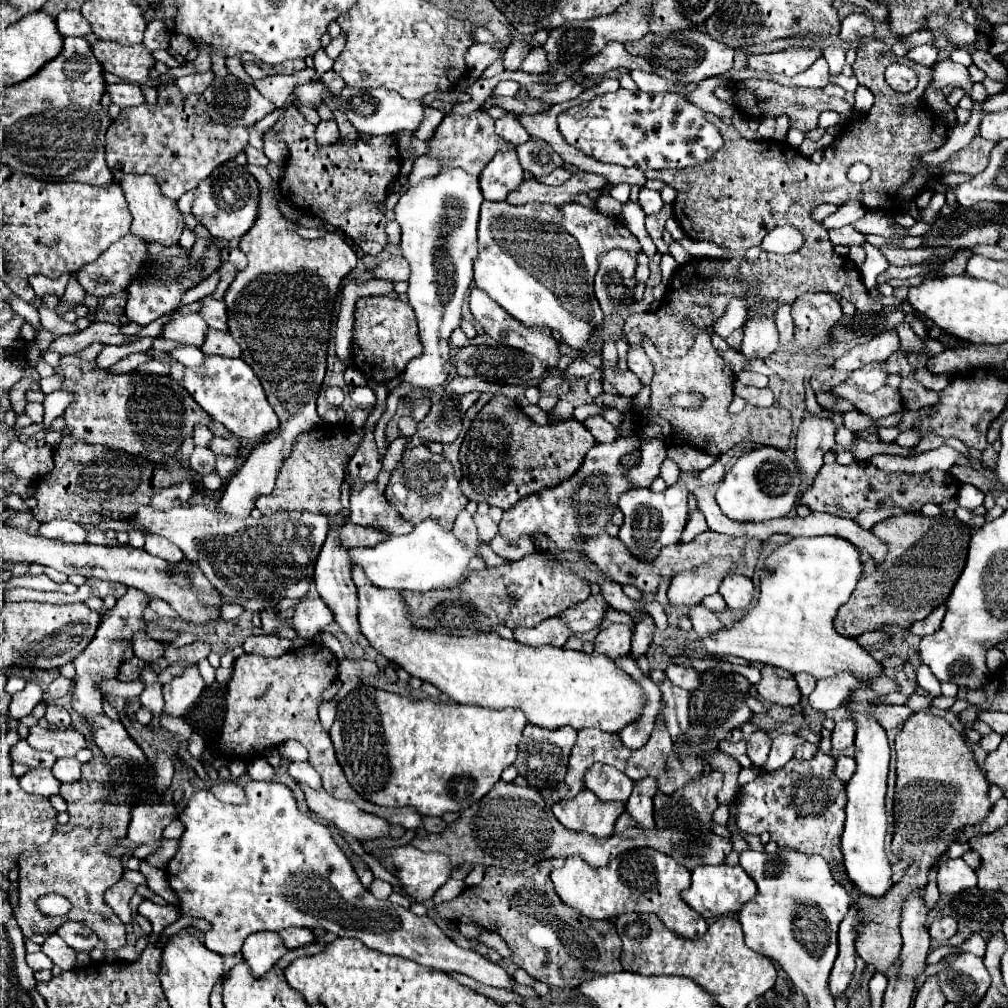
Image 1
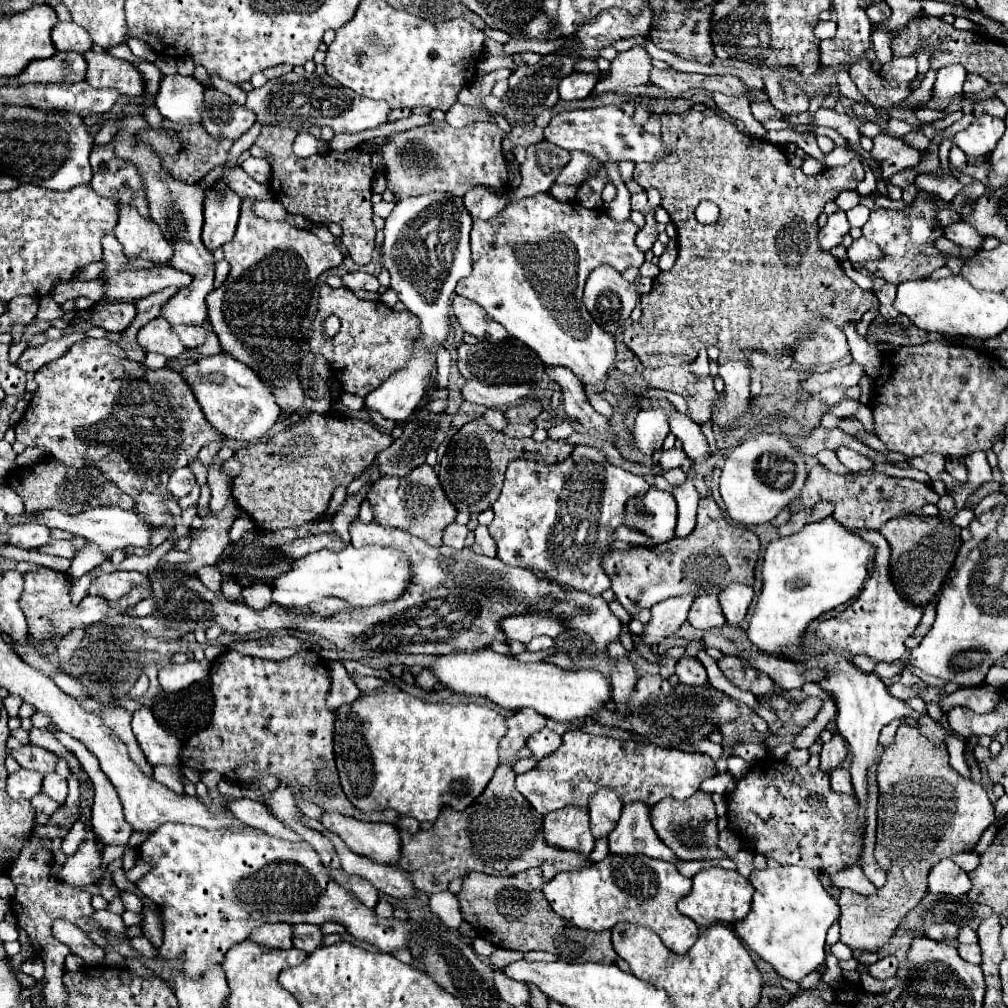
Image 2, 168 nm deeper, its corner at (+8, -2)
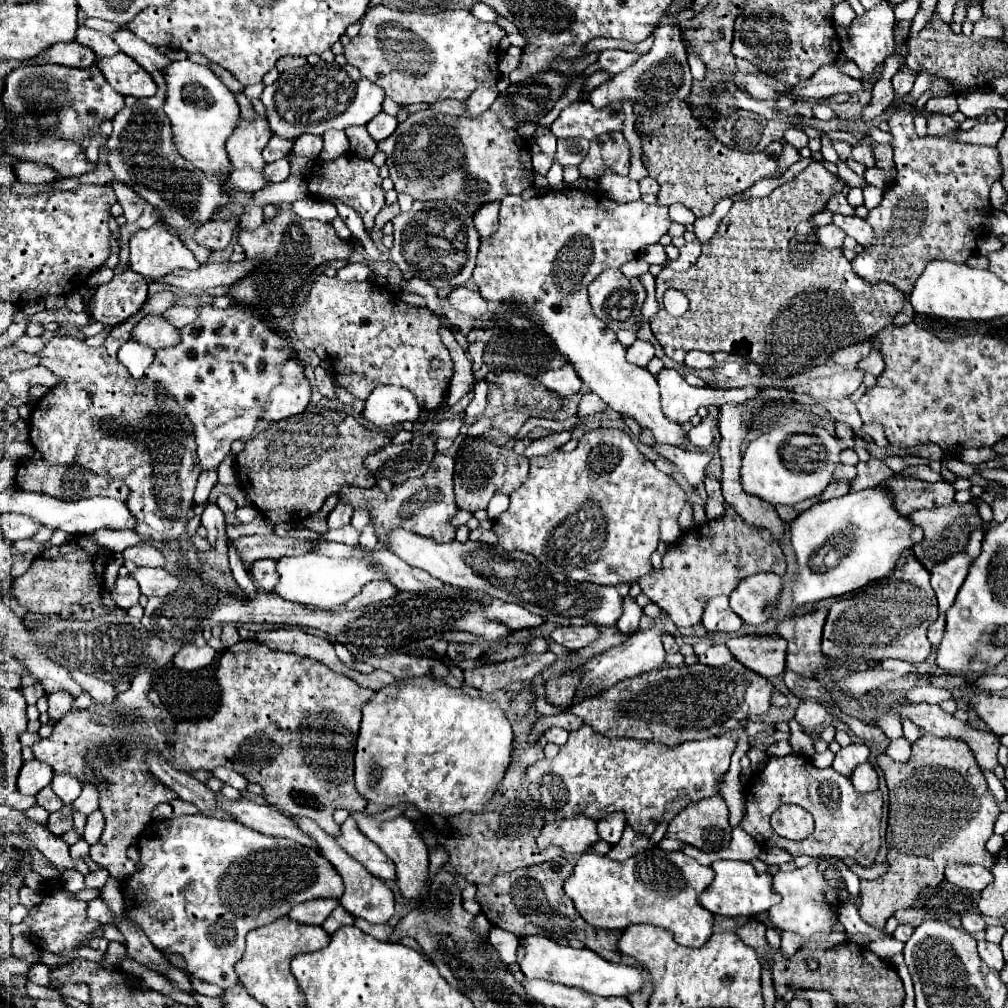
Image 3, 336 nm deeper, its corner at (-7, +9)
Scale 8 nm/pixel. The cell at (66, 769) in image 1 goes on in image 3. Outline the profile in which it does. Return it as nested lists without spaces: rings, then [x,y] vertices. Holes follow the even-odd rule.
[[[56,774],[50,786],[52,786],[54,794],[56,794],[64,804],[72,804],[72,802],[80,796],[80,792],[82,792],[80,782],[78,782],[74,776],[68,776],[68,774]]]

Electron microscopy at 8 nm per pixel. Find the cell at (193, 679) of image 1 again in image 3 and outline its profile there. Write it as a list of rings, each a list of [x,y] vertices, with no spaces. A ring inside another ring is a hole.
[[[184,644],[176,654],[174,654],[174,664],[182,670],[198,670],[208,666],[216,656],[216,650],[206,646],[196,646],[196,644]]]

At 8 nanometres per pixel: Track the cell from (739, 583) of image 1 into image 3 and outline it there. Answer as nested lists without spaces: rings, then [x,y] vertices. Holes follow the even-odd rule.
[[[754,574],[744,578],[730,596],[730,608],[752,626],[764,624],[772,618],[782,590],[778,574]]]

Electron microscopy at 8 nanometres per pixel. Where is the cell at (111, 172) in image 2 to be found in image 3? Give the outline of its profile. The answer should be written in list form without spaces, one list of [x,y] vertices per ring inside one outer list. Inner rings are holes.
[[[114,180],[114,192],[118,198],[118,204],[124,208],[124,218],[126,218],[126,226],[120,226],[120,230],[124,230],[124,238],[132,238],[132,234],[136,234],[136,230],[144,230],[154,226],[160,218],[154,214],[154,208],[144,202],[138,194],[134,194],[134,190],[130,190],[126,184]]]

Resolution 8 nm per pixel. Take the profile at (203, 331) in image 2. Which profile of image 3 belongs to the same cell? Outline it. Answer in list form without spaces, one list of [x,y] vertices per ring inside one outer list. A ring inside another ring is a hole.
[[[172,306],[172,308],[168,308],[164,314],[162,314],[172,326],[176,326],[176,328],[182,328],[182,326],[186,326],[186,324],[190,324],[190,322],[194,322],[196,320],[196,310],[194,308],[188,308],[188,306]]]

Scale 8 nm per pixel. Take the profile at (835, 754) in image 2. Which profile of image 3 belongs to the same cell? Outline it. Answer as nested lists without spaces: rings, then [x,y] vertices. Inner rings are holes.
[[[850,744],[850,746],[842,748],[842,750],[836,754],[832,768],[834,768],[838,774],[850,778],[852,770],[854,770],[858,764],[862,764],[862,762],[868,760],[868,754],[870,754],[868,746],[864,746],[864,744]]]

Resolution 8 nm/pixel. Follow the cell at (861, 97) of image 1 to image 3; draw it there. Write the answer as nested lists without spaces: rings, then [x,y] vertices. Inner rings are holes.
[[[900,106],[888,108],[888,126],[890,126],[890,134],[894,136],[896,178],[892,186],[888,186],[888,190],[884,192],[882,202],[866,216],[866,222],[874,228],[876,242],[872,242],[872,246],[866,246],[852,260],[852,270],[868,282],[888,282],[896,286],[902,294],[908,294],[918,274],[924,270],[924,266],[930,260],[966,262],[970,256],[976,254],[976,240],[988,236],[988,228],[984,226],[984,220],[992,214],[990,186],[1002,178],[1000,152],[996,150],[996,144],[1006,128],[1006,122],[982,120],[972,130],[958,130],[956,140],[964,144],[954,142],[950,138],[952,132],[948,132],[942,138],[936,136],[918,138],[914,132],[912,112]]]

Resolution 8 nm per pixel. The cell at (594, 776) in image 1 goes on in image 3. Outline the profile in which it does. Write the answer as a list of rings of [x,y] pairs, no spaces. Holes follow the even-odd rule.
[[[620,812],[610,814],[610,816],[606,816],[604,820],[598,822],[598,836],[600,836],[604,842],[608,842],[610,846],[614,846],[614,844],[622,838],[624,826],[626,826],[624,814],[620,814]]]

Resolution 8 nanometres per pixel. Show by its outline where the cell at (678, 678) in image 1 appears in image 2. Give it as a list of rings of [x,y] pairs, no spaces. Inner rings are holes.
[[[681,657],[677,661],[675,675],[683,685],[705,685],[707,683],[705,667],[695,657]]]

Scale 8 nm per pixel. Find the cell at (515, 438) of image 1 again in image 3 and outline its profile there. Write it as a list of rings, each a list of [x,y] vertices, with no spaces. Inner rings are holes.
[[[474,438],[456,458],[456,470],[454,470],[456,506],[466,512],[486,510],[490,498],[496,492],[512,494],[516,488],[522,486],[526,474],[528,474],[528,460],[524,456],[518,456],[516,452],[506,452],[502,446],[494,446],[486,440]]]

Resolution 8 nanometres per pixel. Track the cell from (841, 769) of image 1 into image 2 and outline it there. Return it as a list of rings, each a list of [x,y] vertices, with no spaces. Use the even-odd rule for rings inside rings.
[[[833,769],[831,773],[831,787],[839,793],[847,793],[847,795],[853,795],[853,785],[851,785],[851,775],[847,769]]]

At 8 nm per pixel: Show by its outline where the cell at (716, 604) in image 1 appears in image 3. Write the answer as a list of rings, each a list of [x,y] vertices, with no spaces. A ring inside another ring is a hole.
[[[716,596],[708,602],[702,616],[702,624],[712,634],[714,632],[738,632],[742,626],[740,618],[728,606],[728,596]]]

